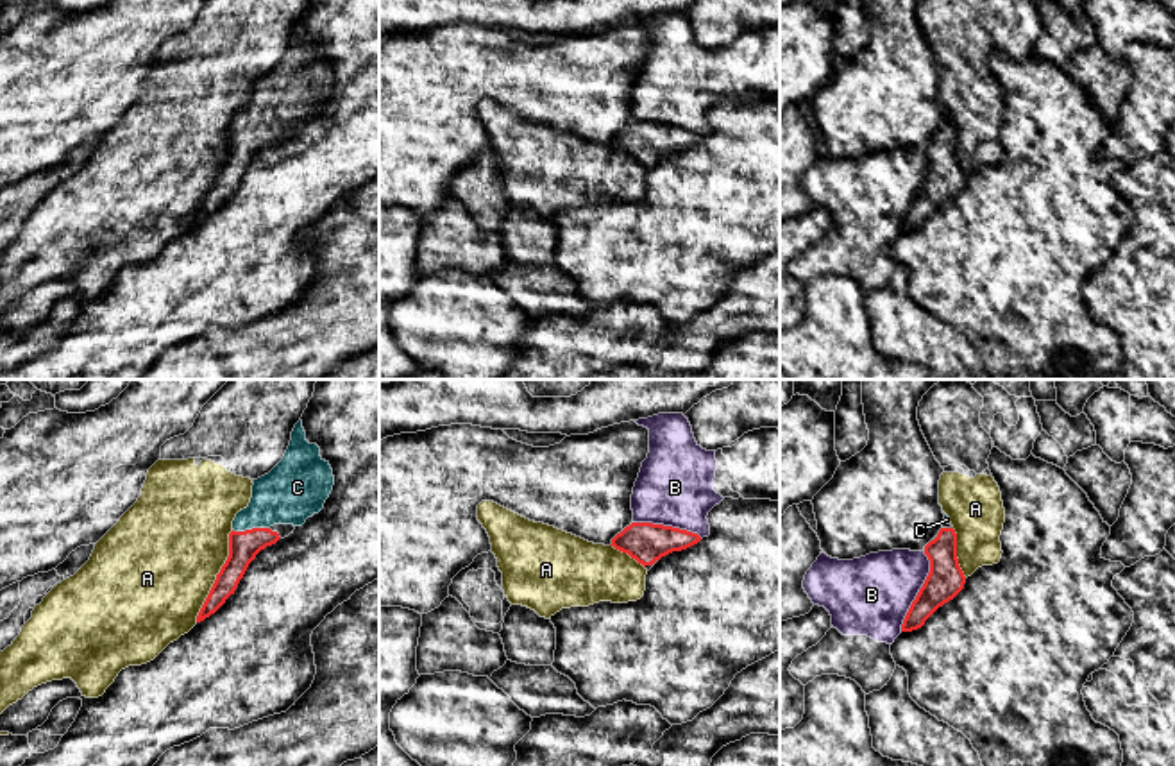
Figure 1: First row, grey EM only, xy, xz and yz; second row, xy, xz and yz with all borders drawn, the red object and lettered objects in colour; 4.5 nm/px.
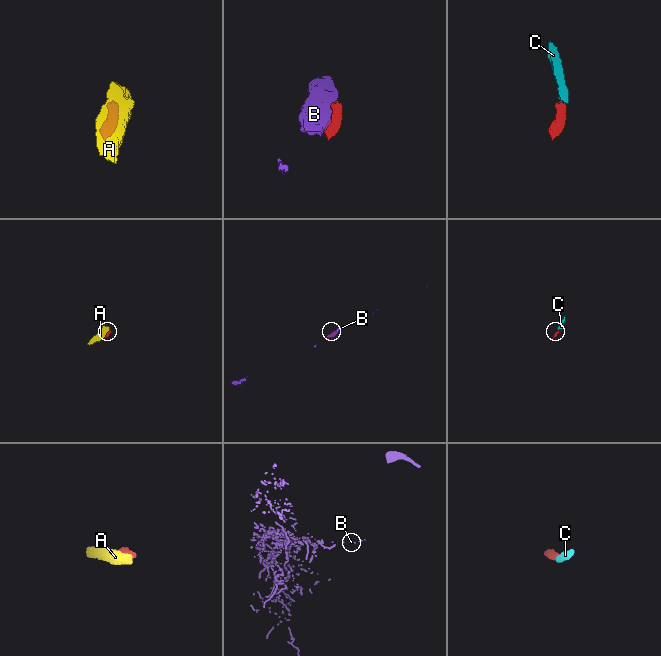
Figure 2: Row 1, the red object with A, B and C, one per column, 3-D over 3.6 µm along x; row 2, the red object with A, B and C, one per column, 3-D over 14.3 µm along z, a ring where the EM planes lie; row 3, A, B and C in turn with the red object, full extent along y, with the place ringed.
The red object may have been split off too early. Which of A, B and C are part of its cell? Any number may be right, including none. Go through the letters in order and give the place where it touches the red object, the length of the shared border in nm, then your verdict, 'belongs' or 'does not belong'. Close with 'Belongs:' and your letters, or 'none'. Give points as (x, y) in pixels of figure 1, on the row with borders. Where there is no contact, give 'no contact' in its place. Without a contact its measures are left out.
A: contact xy (217, 577); length 440 nm; does not belong
B: contact yz (920, 591); length 380 nm; does not belong
C: contact xy (253, 528); length 170 nm; belongs
Belongs: C

